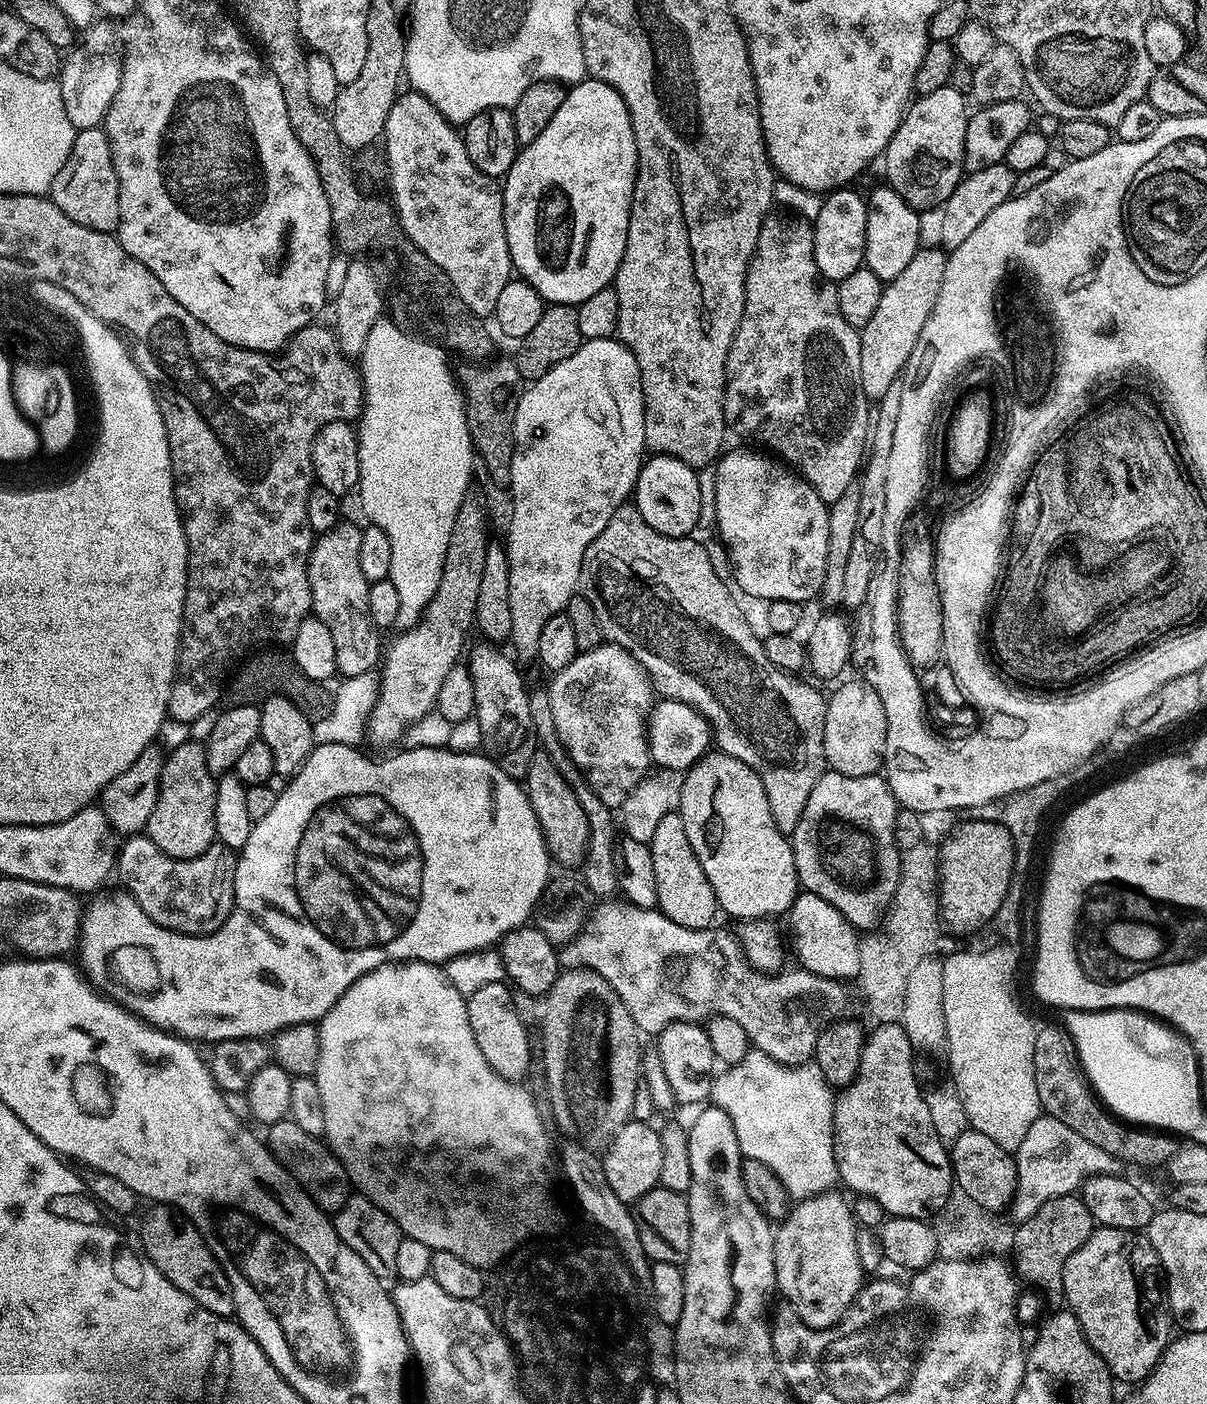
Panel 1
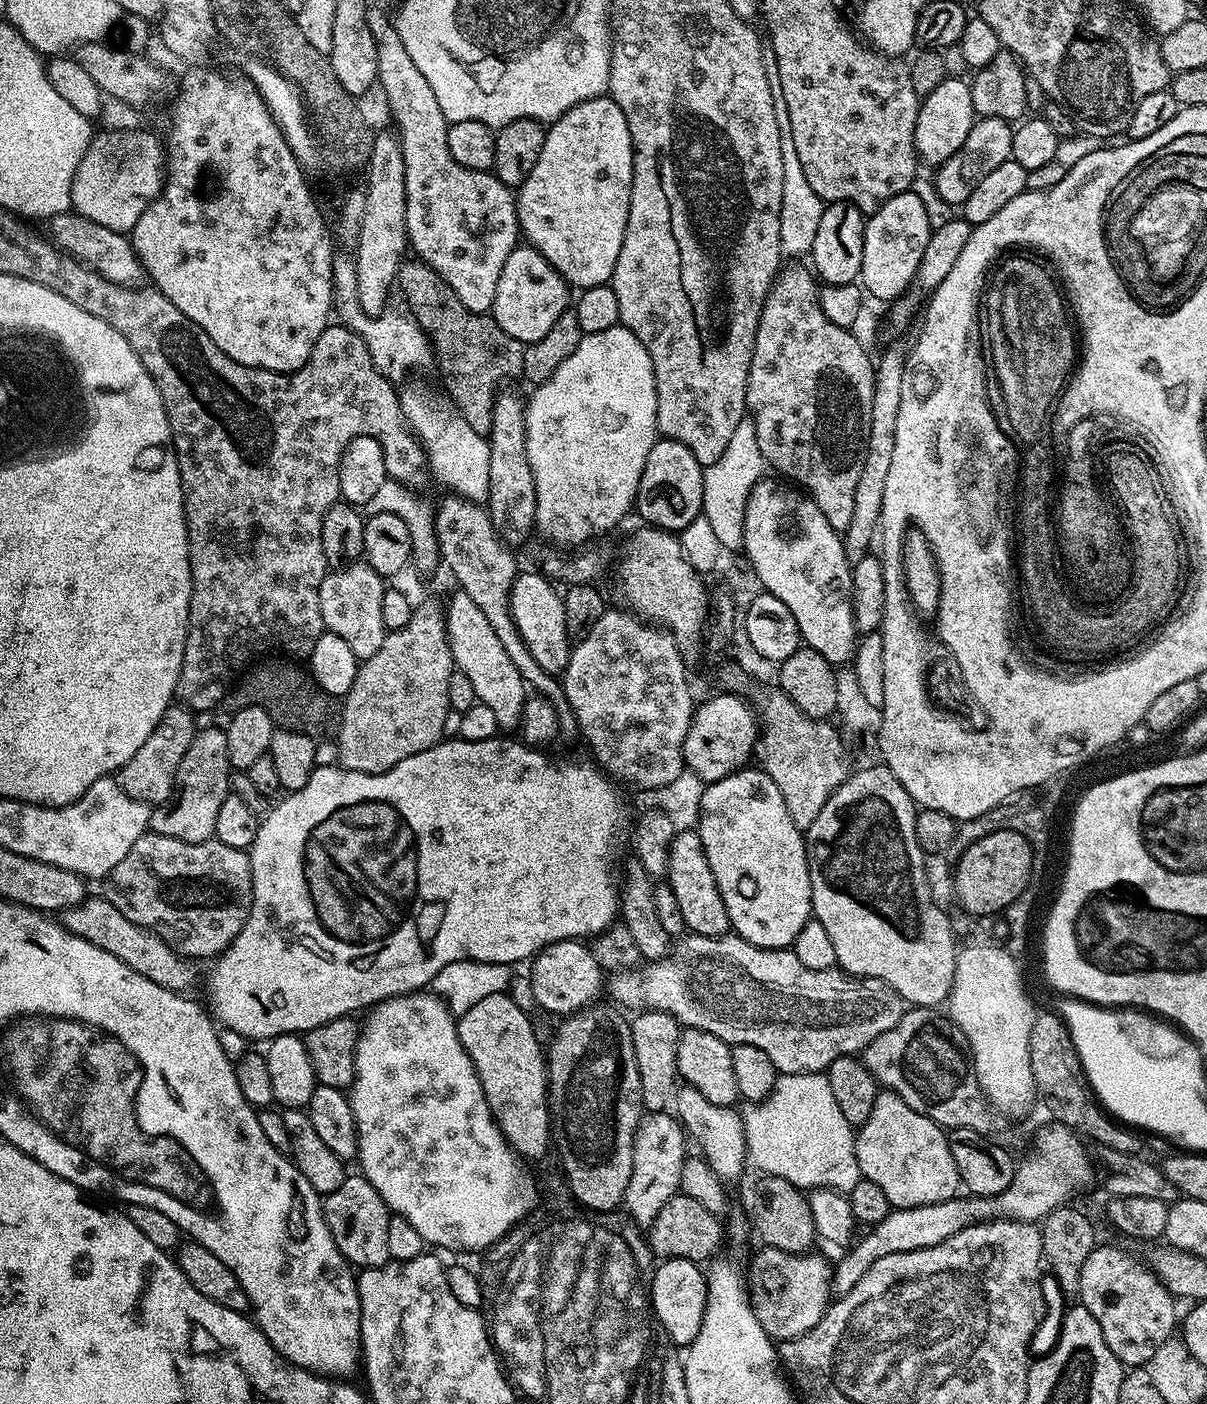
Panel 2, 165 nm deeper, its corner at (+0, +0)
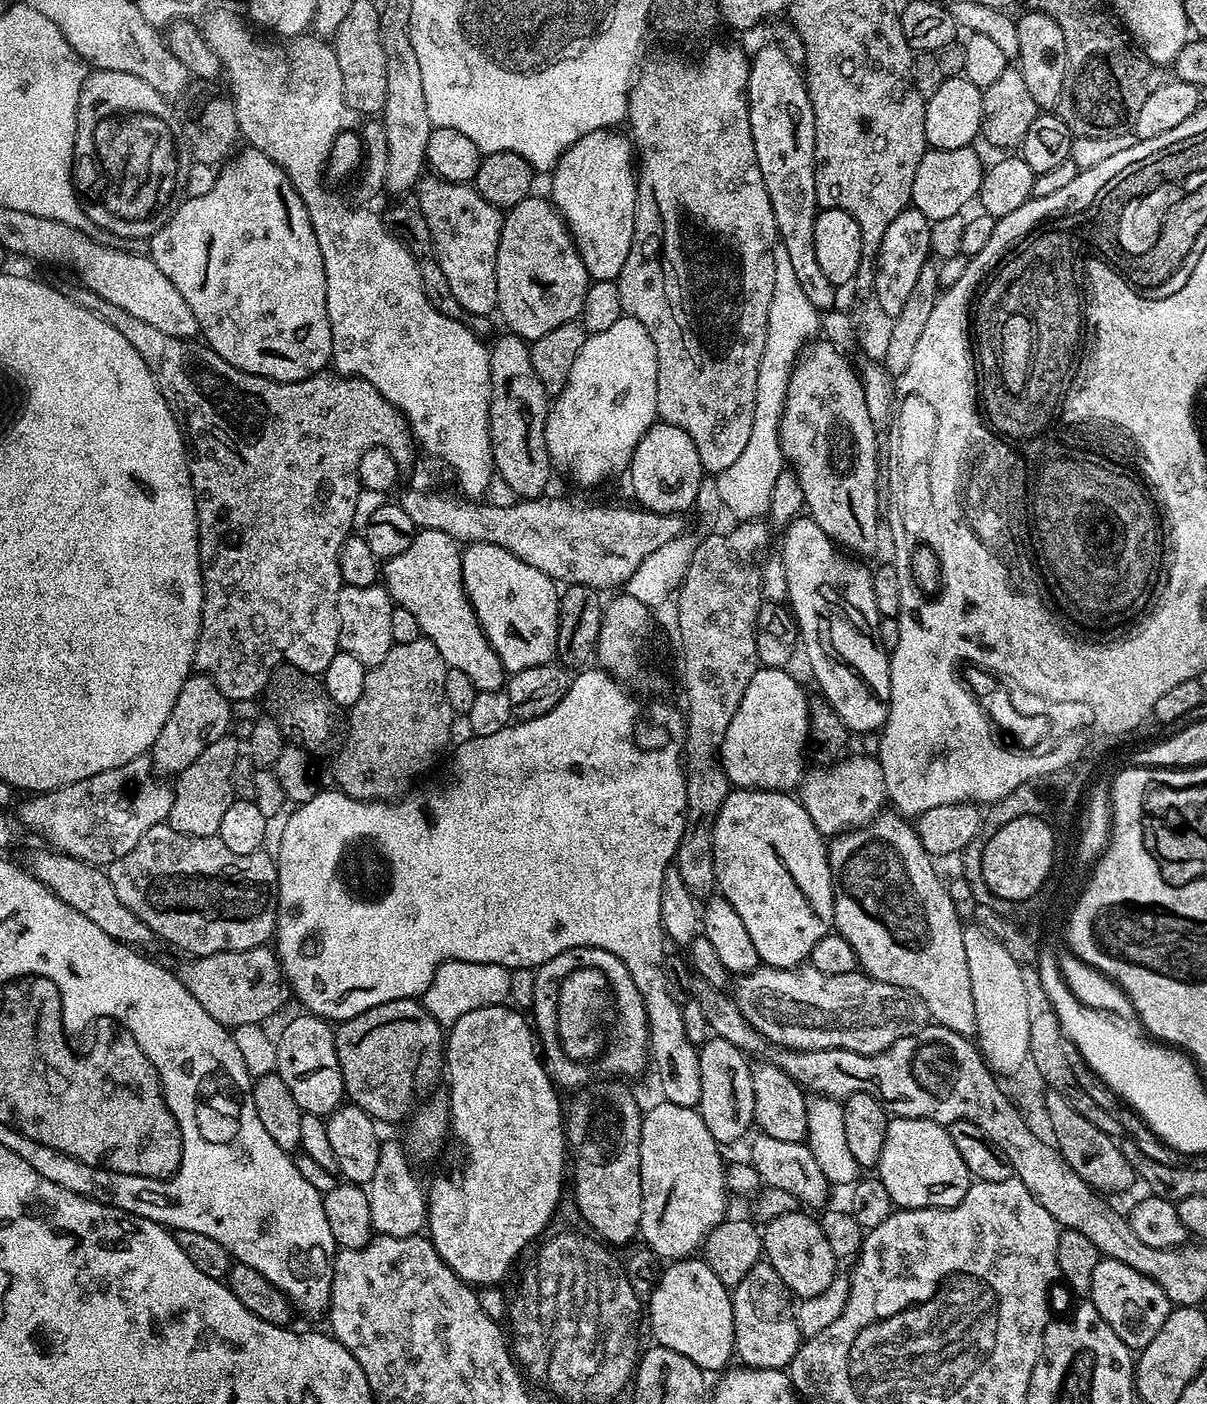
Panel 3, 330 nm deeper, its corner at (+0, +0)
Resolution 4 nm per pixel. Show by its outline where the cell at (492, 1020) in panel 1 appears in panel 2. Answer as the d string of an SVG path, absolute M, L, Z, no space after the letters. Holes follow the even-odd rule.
M499 992L490 994L490 998L482 998L475 1006L470 1006L466 1014L458 1017L456 1022L458 1038L470 1054L470 1062L481 1080L482 1090L485 1091L486 1102L496 1120L501 1134L508 1140L508 1144L517 1156L528 1162L539 1161L546 1150L552 1136L552 1125L548 1111L548 1070L546 1067L546 1052L536 1041L538 1032L531 1028L529 1013L523 1012L511 995Z

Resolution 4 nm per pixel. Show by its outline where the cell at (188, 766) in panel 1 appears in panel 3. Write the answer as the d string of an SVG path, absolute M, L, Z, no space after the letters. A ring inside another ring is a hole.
M229 734L218 738L218 742L210 742L198 758L186 770L182 770L175 777L176 784L172 788L172 805L167 823L178 834L187 836L214 836L219 833L222 826L222 818L226 815L226 809L232 805L232 775L234 774L234 762L242 754L242 744Z

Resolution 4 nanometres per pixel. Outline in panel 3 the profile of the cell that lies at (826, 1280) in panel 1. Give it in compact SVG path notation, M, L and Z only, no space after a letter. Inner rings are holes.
M761 1262L731 1289L734 1310L735 1355L746 1368L787 1369L788 1363L800 1348L802 1337L796 1321L794 1297L778 1278L774 1266Z

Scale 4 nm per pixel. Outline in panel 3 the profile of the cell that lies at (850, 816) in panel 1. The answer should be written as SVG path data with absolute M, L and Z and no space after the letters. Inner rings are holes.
M884 810L881 811L879 816L875 816L870 823L831 837L828 844L828 865L832 871L832 893L834 894L832 923L835 932L842 938L846 938L846 942L850 942L850 946L856 955L857 965L867 975L872 976L878 982L886 982L910 990L915 996L922 998L929 1017L935 1023L942 1025L943 1028L954 1030L954 1034L962 1034L972 1038L976 1036L976 1019L974 1018L974 990L970 990L970 966L966 966L965 925L955 912L955 906L950 900L945 881L936 875L933 857L921 852L919 844L916 843L916 840L913 840L915 832L915 827L905 817L895 811Z

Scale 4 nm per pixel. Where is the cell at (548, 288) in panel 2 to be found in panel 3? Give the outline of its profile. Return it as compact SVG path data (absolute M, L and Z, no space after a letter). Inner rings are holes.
M533 194L505 213L498 257L495 259L495 277L498 281L498 314L506 322L507 329L523 340L531 342L542 338L542 334L550 334L554 326L562 326L579 317L582 302L586 302L590 277L572 235L568 233L568 225L551 199L544 197L543 200L539 194Z

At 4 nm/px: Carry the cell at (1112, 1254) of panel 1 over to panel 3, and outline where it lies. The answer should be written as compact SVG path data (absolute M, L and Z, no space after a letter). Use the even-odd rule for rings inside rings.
M1107 1258L1100 1259L1094 1266L1090 1302L1098 1314L1106 1318L1106 1326L1110 1326L1110 1330L1133 1350L1145 1348L1153 1340L1174 1307L1158 1282L1146 1278L1146 1274L1138 1274L1138 1270L1130 1270L1130 1266L1122 1262Z

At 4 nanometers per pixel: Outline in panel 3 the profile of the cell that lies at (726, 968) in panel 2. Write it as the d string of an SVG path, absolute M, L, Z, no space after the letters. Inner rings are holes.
M761 966L735 981L738 1010L777 1049L809 1052L841 1048L863 1056L884 1052L898 1038L915 1036L927 1028L930 1017L922 998L902 986L878 982L857 970L850 974L822 974L810 966Z

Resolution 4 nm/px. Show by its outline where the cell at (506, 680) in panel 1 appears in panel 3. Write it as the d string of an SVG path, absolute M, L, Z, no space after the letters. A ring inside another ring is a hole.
M419 529L414 542L410 542L410 546L406 546L406 550L402 550L402 554L394 554L394 558L383 561L382 583L392 596L395 607L405 608L410 610L410 614L414 614L420 627L421 637L434 642L434 646L438 646L438 654L442 654L444 663L449 668L462 670L462 674L468 675L470 682L474 682L477 692L486 690L498 692L505 687L506 673L498 654L494 654L494 650L474 614L472 603L468 600L462 578L461 555L461 545L454 538L450 538L450 534L442 534L442 530Z

